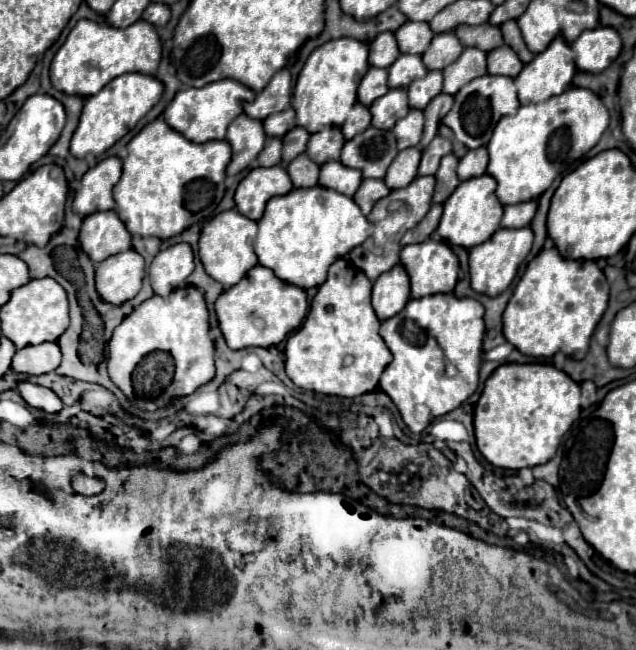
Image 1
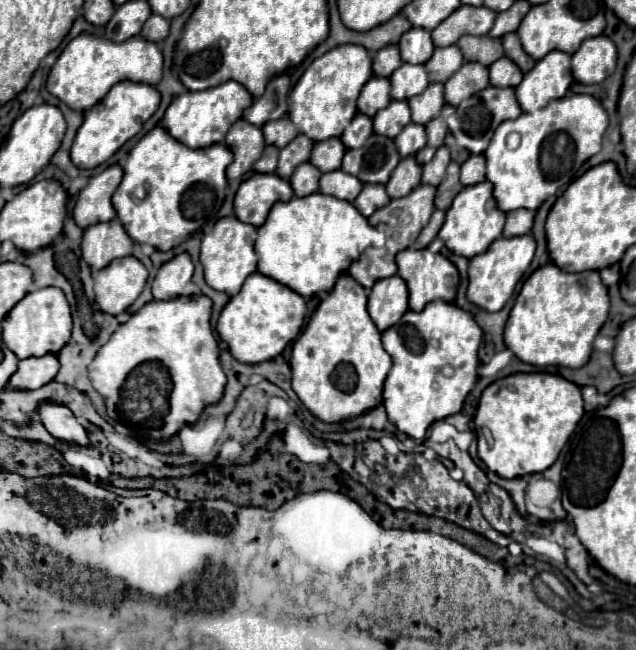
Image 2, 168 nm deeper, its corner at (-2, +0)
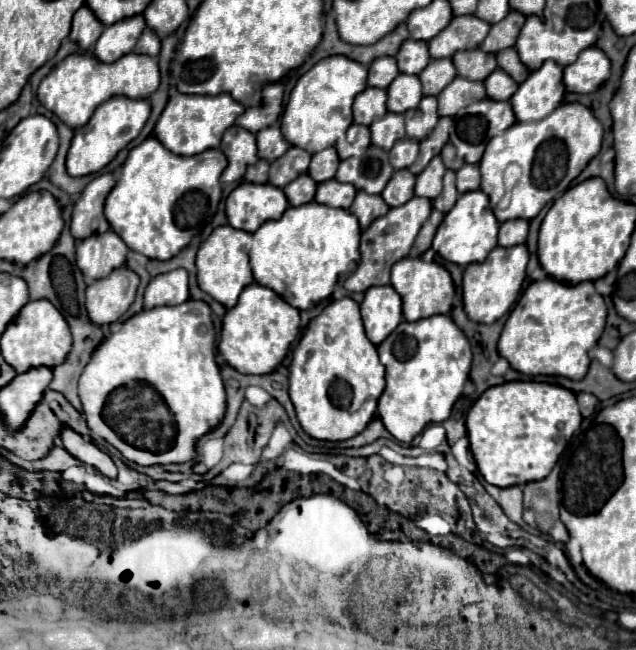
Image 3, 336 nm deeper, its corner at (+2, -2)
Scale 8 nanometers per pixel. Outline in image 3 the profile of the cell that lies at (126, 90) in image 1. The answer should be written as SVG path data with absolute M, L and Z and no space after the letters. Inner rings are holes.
M114 96L106 100L104 104L100 104L96 112L92 114L92 118L88 120L88 124L76 128L72 146L66 156L66 172L70 176L86 176L86 174L100 172L106 164L114 160L114 156L126 144L130 144L140 134L148 116L150 116L148 100L132 100L126 96Z

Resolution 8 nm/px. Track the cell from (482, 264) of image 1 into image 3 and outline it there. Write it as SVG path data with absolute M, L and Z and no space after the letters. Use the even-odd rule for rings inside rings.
M524 244L510 246L510 248L496 246L484 262L470 264L464 270L464 312L466 316L478 324L494 324L498 318L502 318L520 296L522 282L526 278L526 264L528 264L528 250Z

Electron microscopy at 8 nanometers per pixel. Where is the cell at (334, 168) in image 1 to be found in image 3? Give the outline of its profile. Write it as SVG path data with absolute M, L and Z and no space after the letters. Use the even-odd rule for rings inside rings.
M326 180L322 184L318 184L316 190L316 202L318 204L326 204L332 208L350 208L352 200L356 196L356 188L352 184L342 184L338 180Z

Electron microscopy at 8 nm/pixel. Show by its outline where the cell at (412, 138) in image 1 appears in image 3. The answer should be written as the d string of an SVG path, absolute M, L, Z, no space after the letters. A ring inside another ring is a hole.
M404 138L390 150L390 164L394 164L394 170L404 170L410 164L414 164L418 156L418 142L412 138Z

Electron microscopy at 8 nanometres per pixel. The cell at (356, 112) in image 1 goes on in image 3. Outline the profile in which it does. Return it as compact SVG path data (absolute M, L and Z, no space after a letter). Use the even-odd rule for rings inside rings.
M352 124L348 134L346 134L344 144L340 144L336 150L338 150L340 160L346 160L350 156L362 156L362 152L366 152L368 146L370 146L370 130L368 130L368 126Z

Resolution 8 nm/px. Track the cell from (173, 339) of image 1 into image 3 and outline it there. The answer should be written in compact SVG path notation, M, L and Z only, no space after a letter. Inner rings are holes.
M188 300L188 302L184 302L184 304L178 304L178 306L160 306L160 308L152 308L152 310L142 310L142 312L140 312L140 314L136 314L136 316L132 316L132 318L128 318L128 320L126 320L126 322L124 322L124 324L122 324L122 328L120 328L120 330L118 330L118 332L116 332L116 334L110 334L110 336L108 336L108 338L106 338L106 340L104 340L104 342L102 342L102 344L100 344L100 346L98 346L98 348L96 348L96 352L94 352L94 356L92 356L92 358L90 358L90 364L86 364L86 368L84 368L84 371L83 371L83 372L82 372L82 375L81 375L81 376L80 376L80 378L79 378L79 381L78 381L78 396L80 396L80 402L84 402L84 412L82 412L82 414L84 414L84 418L86 418L86 424L88 424L88 428L90 428L90 430L92 430L92 432L94 432L94 434L96 434L96 436L100 436L100 438L104 438L104 440L106 440L106 442L108 442L108 444L112 444L112 446L114 446L114 448L116 448L116 450L120 450L120 454L122 454L122 456L124 456L124 458L126 458L126 460L128 460L128 461L130 461L130 462L136 462L136 464L140 464L140 466L154 466L154 464L182 464L182 462L188 462L188 460L192 460L192 458L194 458L194 448L196 448L196 442L198 442L198 440L200 440L200 438L202 438L202 436L204 436L204 434L208 434L208 432L212 432L212 430L214 430L214 428L216 428L216 426L218 426L218 424L220 424L220 422L222 422L222 418L224 418L224 412L226 412L226 392L224 392L224 384L222 384L222 378L220 378L220 370L218 370L218 364L216 364L216 358L214 358L214 344L216 344L216 332L214 332L214 324L212 324L212 318L210 318L210 306L208 306L208 304L206 304L206 302L198 302L198 300ZM134 380L150 380L150 384L154 384L154 388L158 388L158 392L160 392L160 394L162 394L162 396L158 396L158 392L156 392L156 390L154 390L154 388L152 388L152 386L144 386L144 384L142 384L142 386L140 386L140 394L138 394L138 388L128 388L128 390L126 390L126 388L124 388L124 390L118 390L118 394L114 394L114 396L110 396L110 406L124 406L124 410L130 410L130 414L132 414L132 416L130 416L130 418L132 418L132 420L140 420L140 428L138 428L138 430L140 430L140 444L142 444L142 436L146 436L146 442L148 442L148 446L146 446L146 448L171 448L171 449L170 449L170 450L160 450L160 452L150 452L150 450L138 450L138 448L140 448L140 444L138 444L138 442L136 442L136 446L130 446L130 444L126 444L126 442L124 442L124 440L122 440L122 438L120 438L120 436L118 436L118 434L116 434L116 432L114 432L114 430L110 430L110 428L108 428L108 426L106 426L106 424L104 424L104 420L102 420L102 416L101 416L101 415L102 415L102 406L104 406L104 405L105 405L105 404L106 404L106 396L108 396L108 394L110 394L110 392L112 392L112 390L114 390L114 388L118 388L118 386L122 386L122 384L132 384L132 382L134 382Z

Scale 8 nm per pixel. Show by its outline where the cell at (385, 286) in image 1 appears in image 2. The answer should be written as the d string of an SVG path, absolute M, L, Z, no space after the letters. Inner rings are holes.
M398 274L382 278L374 284L368 298L368 312L378 330L394 326L406 310L408 310L408 286Z

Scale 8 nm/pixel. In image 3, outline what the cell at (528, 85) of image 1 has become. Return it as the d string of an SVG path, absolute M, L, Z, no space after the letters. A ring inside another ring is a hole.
M552 60L544 62L542 68L534 70L510 98L516 120L528 122L546 118L554 108L560 106L564 92L562 66Z

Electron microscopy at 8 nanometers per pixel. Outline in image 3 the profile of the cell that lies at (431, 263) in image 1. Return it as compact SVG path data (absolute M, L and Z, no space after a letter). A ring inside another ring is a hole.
M404 258L392 266L392 288L402 298L402 314L406 322L422 320L434 314L450 314L454 300L454 282L446 268L436 262L424 262L420 258Z

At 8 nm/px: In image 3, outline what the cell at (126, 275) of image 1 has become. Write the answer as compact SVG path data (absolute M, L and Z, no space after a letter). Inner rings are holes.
M122 266L110 276L90 284L86 288L86 310L90 320L98 326L116 322L134 302L138 282L138 274Z

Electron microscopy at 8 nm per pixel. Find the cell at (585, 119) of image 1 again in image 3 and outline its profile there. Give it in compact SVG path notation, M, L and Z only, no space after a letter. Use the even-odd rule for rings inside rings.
M578 102L562 104L538 122L516 122L502 136L492 138L480 160L480 190L488 194L496 220L538 216L548 202L568 190L570 182L600 152L600 144L602 124Z

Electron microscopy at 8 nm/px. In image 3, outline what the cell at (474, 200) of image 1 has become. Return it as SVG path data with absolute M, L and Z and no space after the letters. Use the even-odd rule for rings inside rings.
M482 190L466 192L466 194L460 194L454 208L444 216L444 222L440 224L440 228L432 240L432 248L444 260L454 262L464 268L466 264L486 260L486 256L490 254L490 248L494 248L498 244L498 228L500 226L492 214L488 196Z

